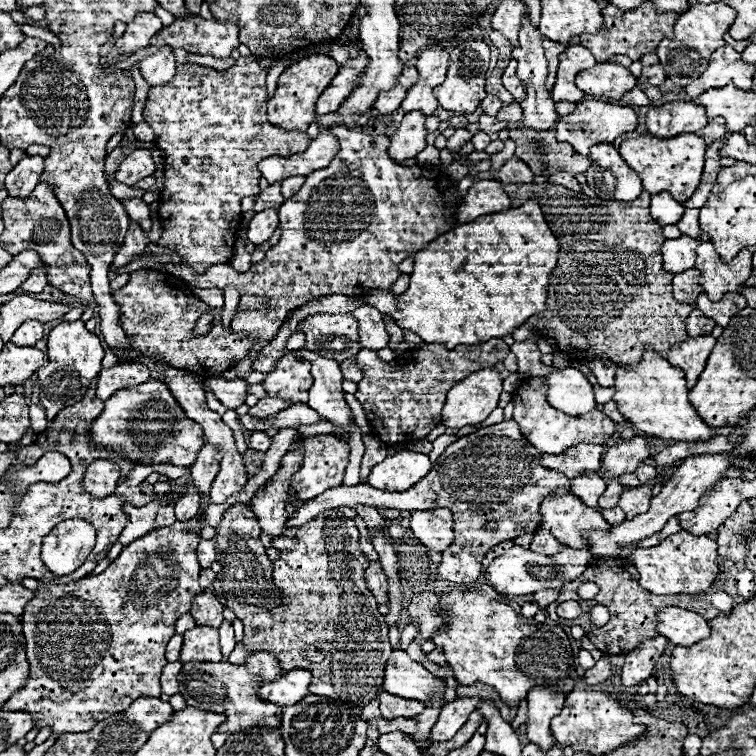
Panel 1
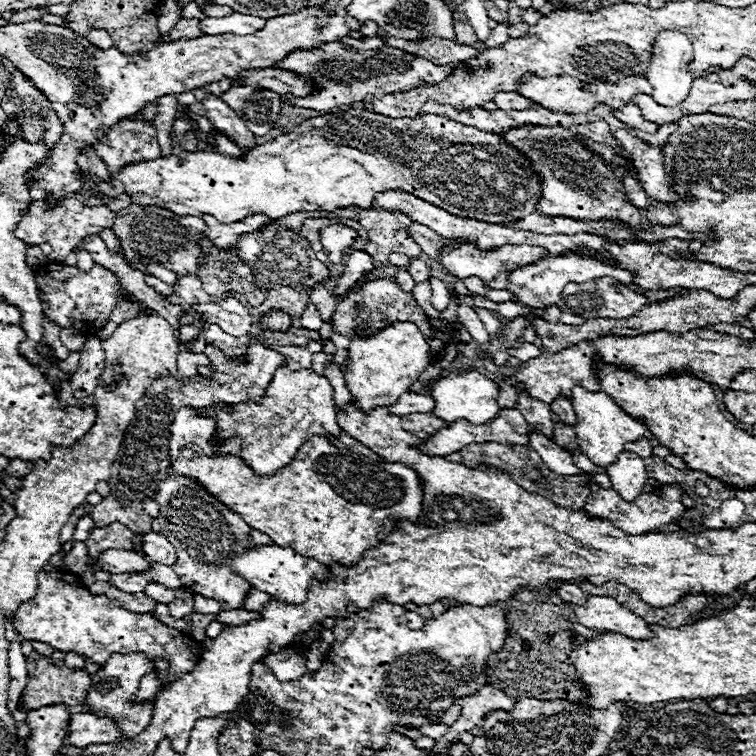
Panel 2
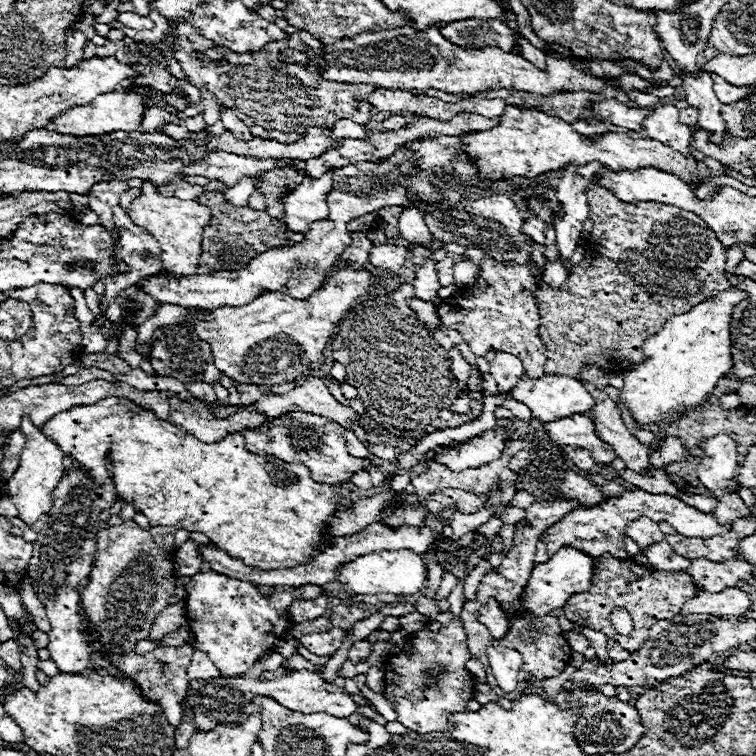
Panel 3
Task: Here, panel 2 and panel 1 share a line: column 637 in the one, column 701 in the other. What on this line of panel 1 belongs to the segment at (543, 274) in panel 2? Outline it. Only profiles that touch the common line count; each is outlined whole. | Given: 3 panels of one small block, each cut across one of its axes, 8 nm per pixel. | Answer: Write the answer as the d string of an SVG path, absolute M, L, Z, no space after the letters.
M696 268L674 274L674 280L672 280L674 298L682 304L694 304L698 294L702 292L702 286L698 284L698 280L700 280L700 272Z

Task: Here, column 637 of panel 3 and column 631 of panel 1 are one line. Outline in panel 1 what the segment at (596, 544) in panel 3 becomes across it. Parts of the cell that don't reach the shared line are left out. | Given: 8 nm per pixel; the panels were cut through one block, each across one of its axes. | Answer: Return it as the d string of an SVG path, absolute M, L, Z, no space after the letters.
M638 486L638 488L628 488L624 490L624 494L620 496L618 506L626 512L626 518L634 518L636 514L644 514L650 508L650 488L646 486Z

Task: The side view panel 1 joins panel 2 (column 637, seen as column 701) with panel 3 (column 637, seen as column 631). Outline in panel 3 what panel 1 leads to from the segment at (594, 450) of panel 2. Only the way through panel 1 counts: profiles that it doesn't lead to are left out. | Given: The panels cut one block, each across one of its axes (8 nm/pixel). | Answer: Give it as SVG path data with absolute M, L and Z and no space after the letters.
M732 286L730 290L708 298L706 302L700 302L696 308L692 308L686 314L672 316L664 328L648 338L644 342L644 354L646 360L642 364L632 366L630 370L624 372L624 388L620 390L622 402L632 410L634 418L638 424L652 424L668 418L670 414L682 414L686 408L696 408L700 406L708 394L712 394L714 386L718 384L720 378L724 378L732 370L732 354L730 354L730 320L732 320L732 310L742 302L748 300L748 292L738 290Z

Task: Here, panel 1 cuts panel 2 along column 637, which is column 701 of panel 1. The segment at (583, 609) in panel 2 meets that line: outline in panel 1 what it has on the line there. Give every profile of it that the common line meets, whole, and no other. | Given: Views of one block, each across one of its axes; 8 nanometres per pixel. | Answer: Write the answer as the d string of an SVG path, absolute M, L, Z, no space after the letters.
M668 606L658 612L658 634L680 646L692 646L700 638L708 638L708 620L692 610Z

